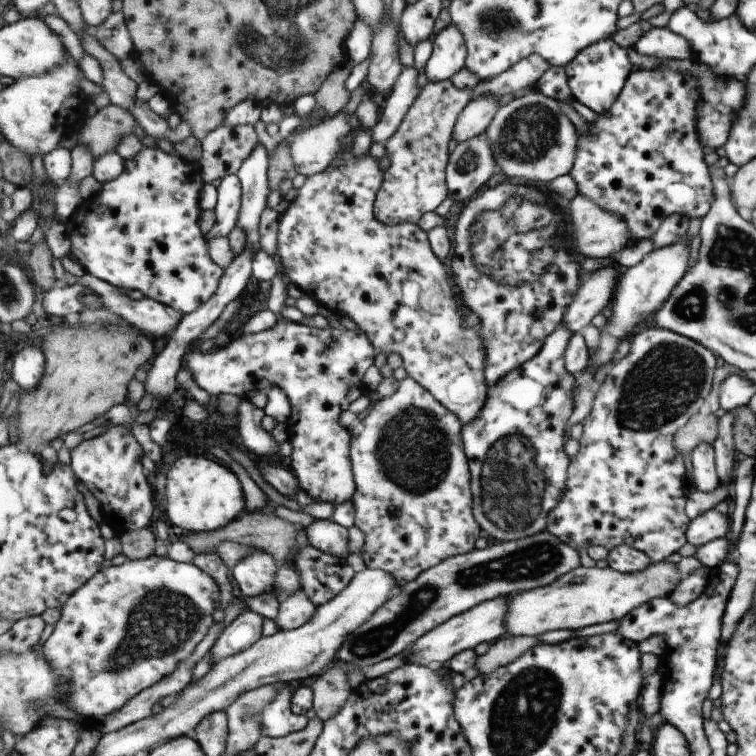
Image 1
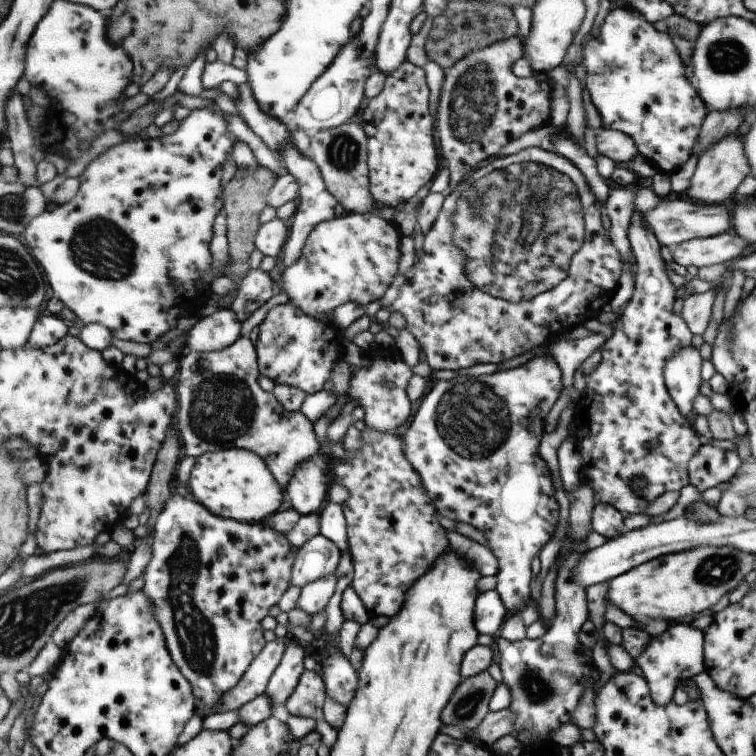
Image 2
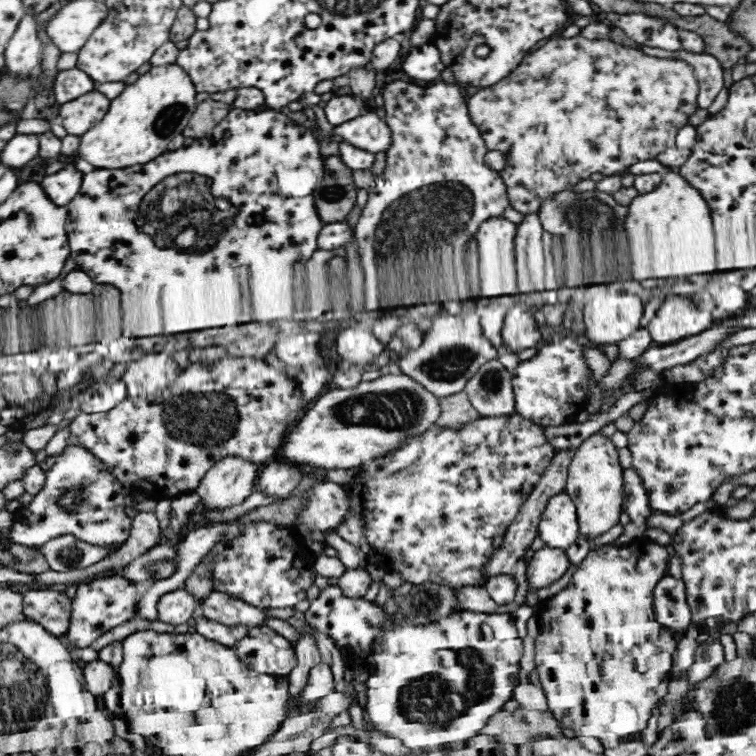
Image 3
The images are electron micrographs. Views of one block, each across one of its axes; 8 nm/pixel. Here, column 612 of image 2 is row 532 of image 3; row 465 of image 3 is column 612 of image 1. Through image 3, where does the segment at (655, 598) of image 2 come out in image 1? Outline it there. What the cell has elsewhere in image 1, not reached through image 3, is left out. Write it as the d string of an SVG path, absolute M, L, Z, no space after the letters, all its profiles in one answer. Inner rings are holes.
M651 561L647 568L631 574L623 574L611 566L579 567L549 586L514 593L509 597L508 635L536 637L551 630L575 631L593 624L619 622L641 605L647 605L656 598L668 597L683 576L676 566L667 561Z

